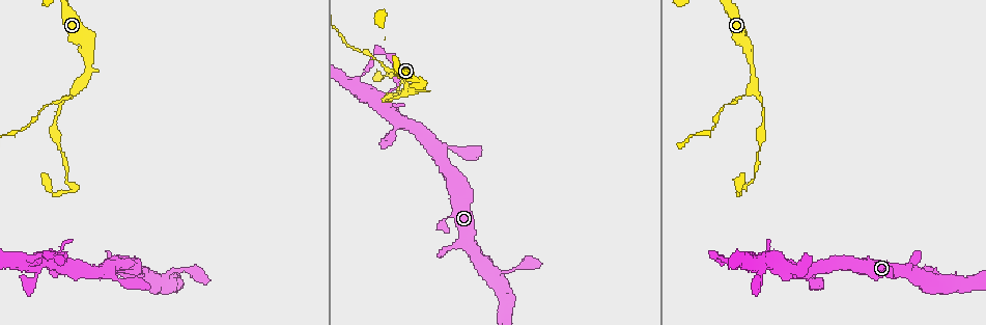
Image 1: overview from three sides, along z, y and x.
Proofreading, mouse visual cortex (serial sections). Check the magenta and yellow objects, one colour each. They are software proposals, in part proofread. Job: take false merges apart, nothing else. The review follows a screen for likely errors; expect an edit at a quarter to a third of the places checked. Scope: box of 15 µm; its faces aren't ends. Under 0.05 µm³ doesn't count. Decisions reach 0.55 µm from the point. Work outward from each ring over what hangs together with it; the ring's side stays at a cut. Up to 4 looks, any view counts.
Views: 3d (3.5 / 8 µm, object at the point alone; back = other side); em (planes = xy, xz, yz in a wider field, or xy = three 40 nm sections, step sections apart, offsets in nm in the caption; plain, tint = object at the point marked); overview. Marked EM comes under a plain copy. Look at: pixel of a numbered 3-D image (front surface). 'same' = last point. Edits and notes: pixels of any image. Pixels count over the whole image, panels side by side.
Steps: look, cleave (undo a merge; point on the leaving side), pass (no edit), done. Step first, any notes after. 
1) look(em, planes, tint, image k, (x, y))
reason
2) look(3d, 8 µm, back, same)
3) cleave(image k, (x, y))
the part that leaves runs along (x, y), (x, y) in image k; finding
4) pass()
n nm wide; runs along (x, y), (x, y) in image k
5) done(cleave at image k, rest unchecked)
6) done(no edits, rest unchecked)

look(3d, 3.5 µm, image 1, (75, 88))

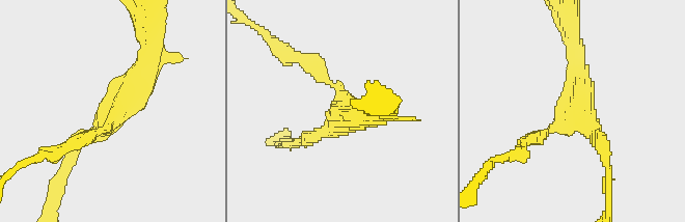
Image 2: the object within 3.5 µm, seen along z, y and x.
look(em, xy, step 3, tint, image 2, (111, 114))
need the tissue

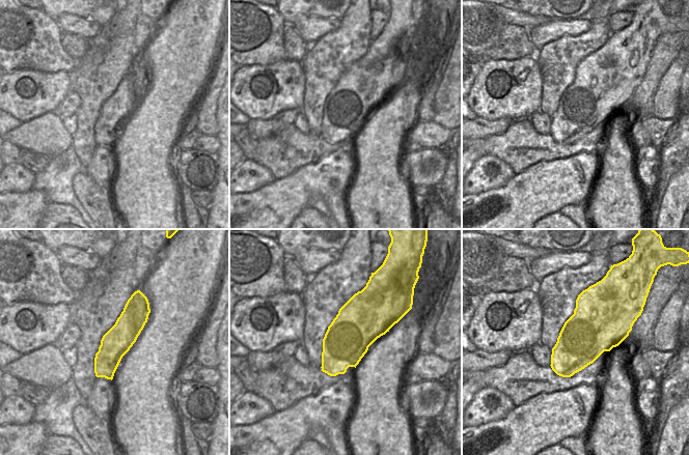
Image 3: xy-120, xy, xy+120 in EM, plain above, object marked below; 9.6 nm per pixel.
pass()
3 arms; runs along (151, 56), (109, 120), (67, 159) in image 2; continuous, no second cell

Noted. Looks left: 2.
look(3d, 3.5 µm, image 1, (76, 187))
a narrow waist

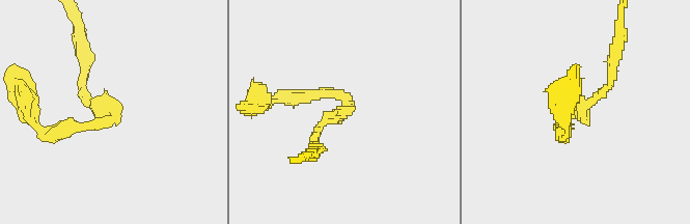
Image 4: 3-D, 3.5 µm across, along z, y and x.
pass()
arms of 150, 250 nm; runs along (605, 89), (562, 117), (564, 131) in image 4; one cell here

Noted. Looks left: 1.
done(no edits, rest unchecked)

